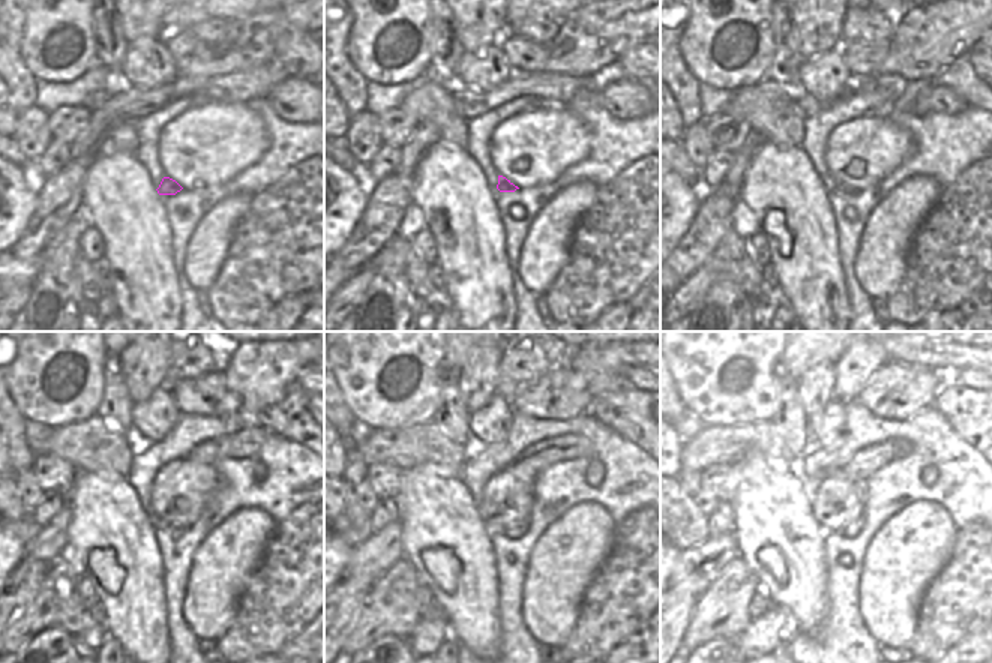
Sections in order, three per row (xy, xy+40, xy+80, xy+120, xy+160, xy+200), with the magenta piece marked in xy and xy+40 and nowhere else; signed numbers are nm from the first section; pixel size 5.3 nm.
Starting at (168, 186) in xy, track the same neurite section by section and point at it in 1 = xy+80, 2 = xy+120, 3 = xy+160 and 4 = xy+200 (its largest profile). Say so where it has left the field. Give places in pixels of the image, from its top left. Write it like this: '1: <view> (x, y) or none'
1: xy+80 (839, 188)
2: xy+120 (173, 528)
3: xy+160 (515, 530)
4: xy+200 (854, 528)

